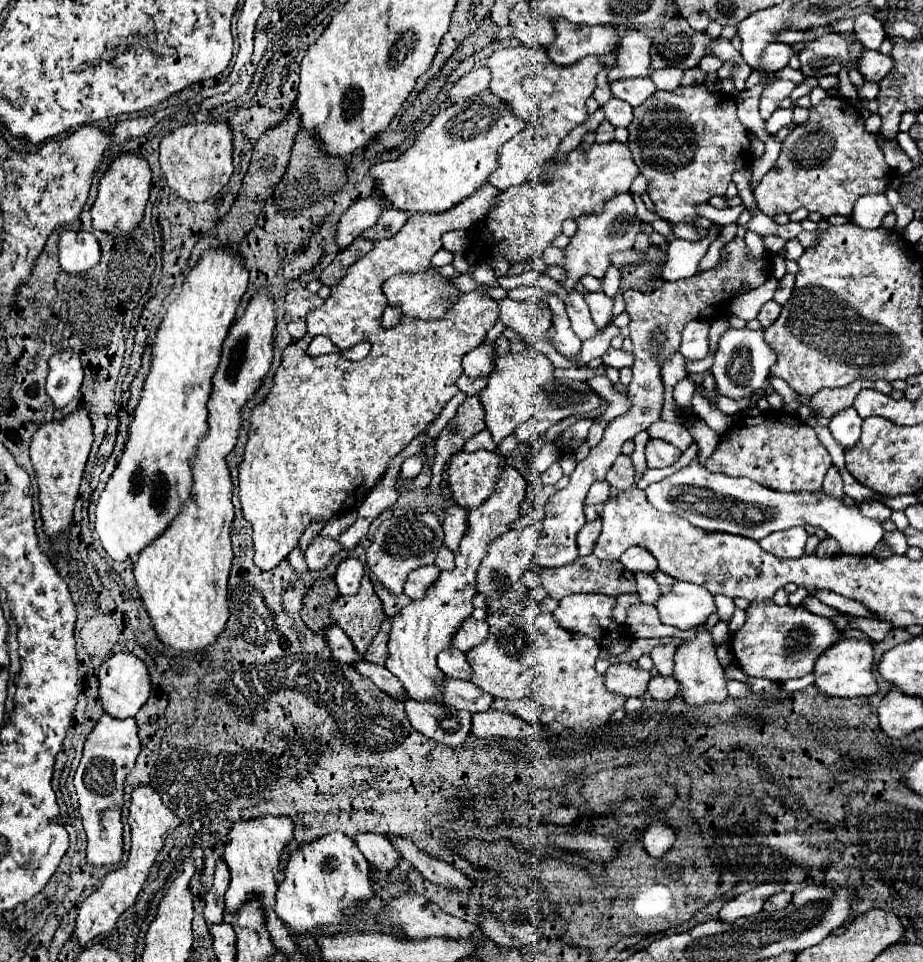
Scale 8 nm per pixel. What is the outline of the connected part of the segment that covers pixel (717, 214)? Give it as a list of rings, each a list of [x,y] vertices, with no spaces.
[[[703,203],[696,207],[697,214],[709,219],[712,223],[725,226],[730,223],[736,222],[745,209],[744,204],[730,208],[730,209],[717,209],[707,203]]]

